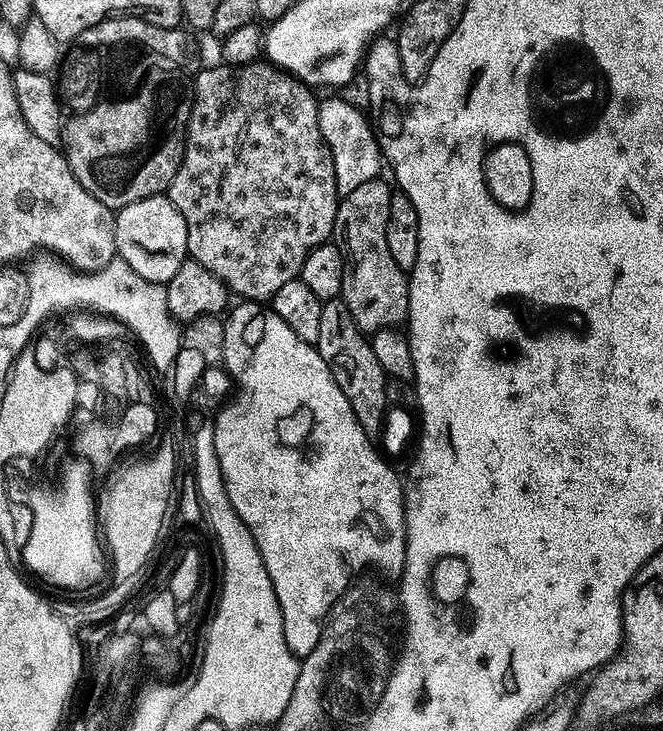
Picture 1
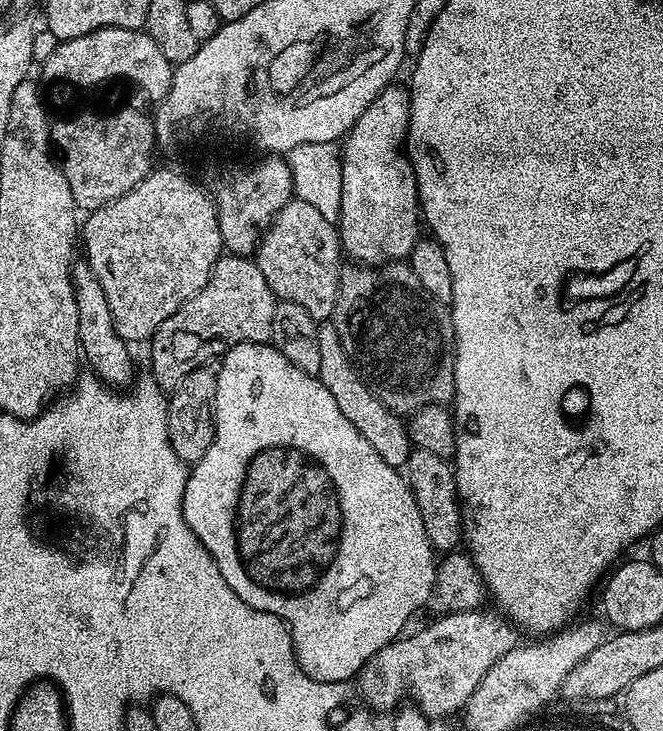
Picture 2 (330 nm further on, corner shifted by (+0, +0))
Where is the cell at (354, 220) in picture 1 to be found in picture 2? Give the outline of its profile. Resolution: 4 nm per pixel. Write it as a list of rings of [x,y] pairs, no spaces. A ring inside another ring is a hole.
[[[389,262],[379,266],[345,263],[340,269],[338,302],[332,311],[331,323],[336,325],[338,338],[342,338],[342,346],[346,346],[346,354],[352,363],[379,389],[380,401],[397,416],[408,418],[428,404],[447,405],[455,397],[451,315],[433,296],[422,290],[422,282],[414,278],[407,263]],[[415,380],[424,380],[424,392],[400,392],[403,388],[410,387]]]

